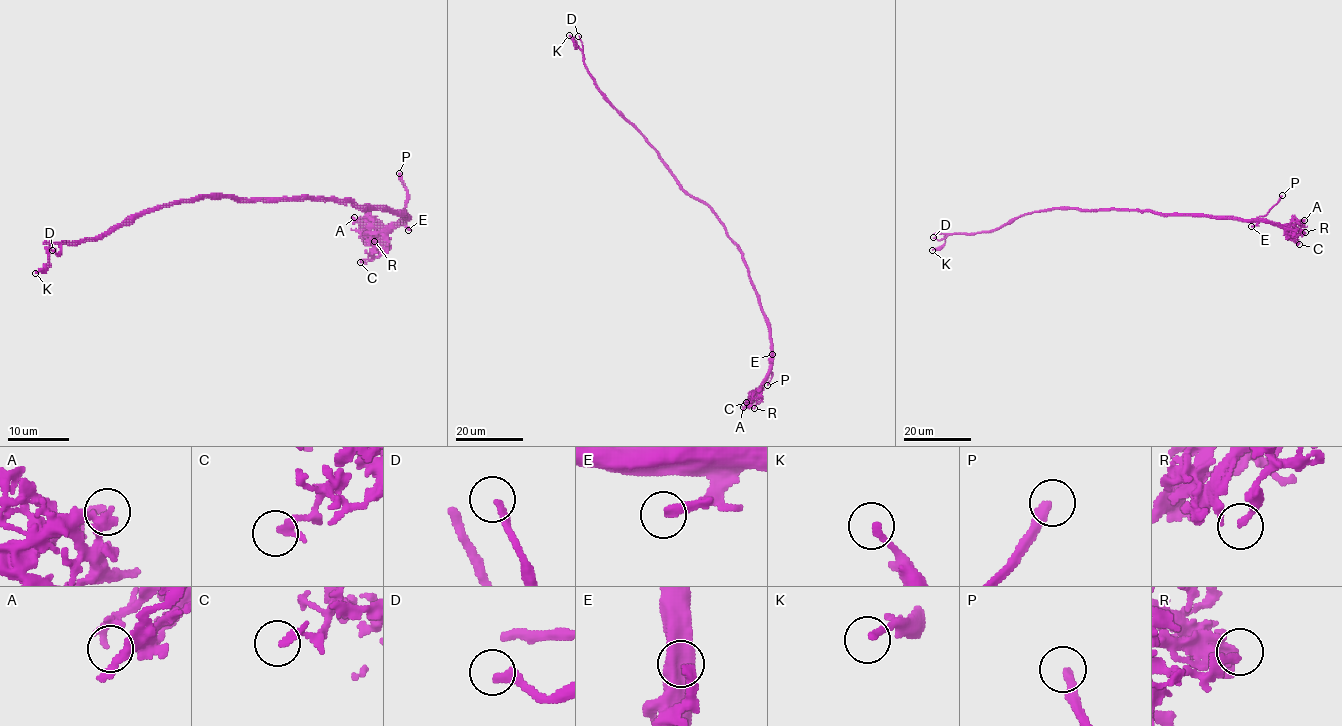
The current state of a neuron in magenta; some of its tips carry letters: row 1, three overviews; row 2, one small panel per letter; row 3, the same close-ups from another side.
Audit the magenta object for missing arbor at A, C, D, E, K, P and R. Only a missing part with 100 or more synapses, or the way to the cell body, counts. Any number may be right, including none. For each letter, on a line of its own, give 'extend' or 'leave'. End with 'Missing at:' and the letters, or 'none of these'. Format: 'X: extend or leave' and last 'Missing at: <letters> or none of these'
A: leave
C: leave
D: leave
E: leave
K: leave
P: extend
R: leave
Missing at: P

